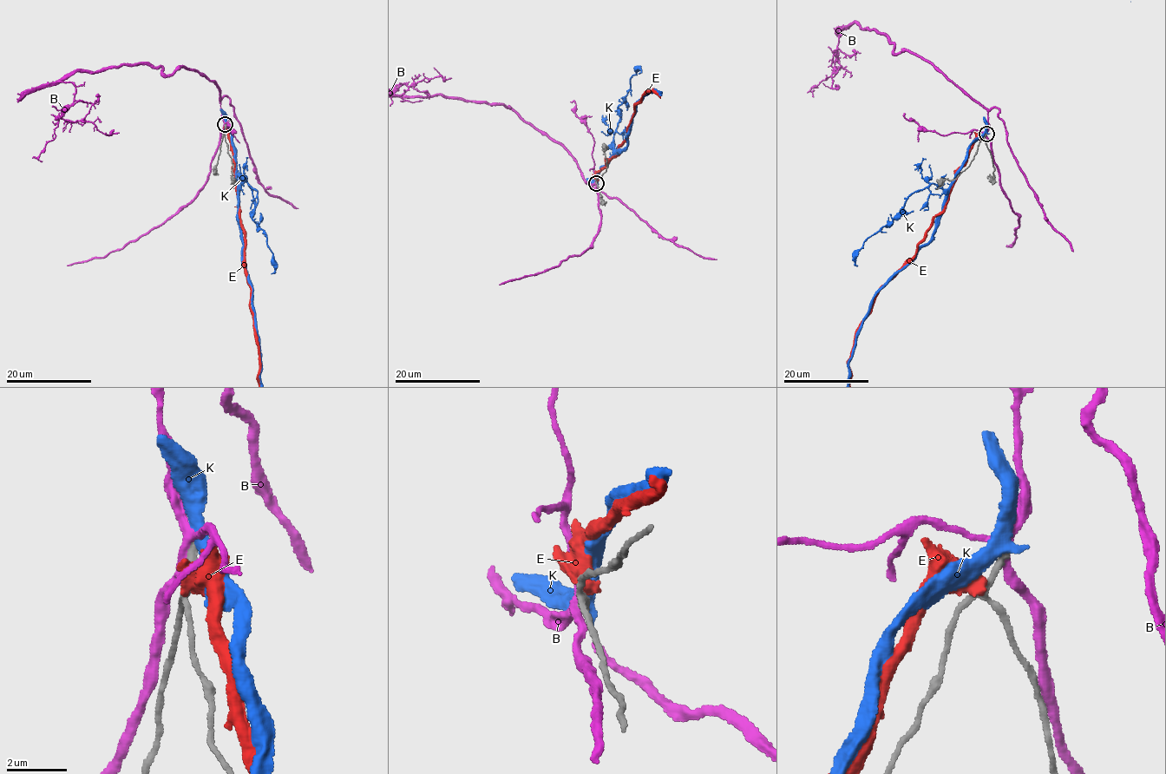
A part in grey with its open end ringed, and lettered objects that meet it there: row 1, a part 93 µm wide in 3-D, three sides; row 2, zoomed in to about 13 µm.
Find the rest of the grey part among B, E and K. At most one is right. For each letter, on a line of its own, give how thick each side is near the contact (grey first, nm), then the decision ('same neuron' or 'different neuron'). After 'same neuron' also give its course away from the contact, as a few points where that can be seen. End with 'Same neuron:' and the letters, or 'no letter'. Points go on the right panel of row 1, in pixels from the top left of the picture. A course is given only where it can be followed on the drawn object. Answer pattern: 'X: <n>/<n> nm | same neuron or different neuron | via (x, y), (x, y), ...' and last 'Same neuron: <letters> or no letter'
B: 260/260 nm | different neuron
E: 200/600 nm | different neuron
K: 240/460 nm | different neuron
Same neuron: no letter

